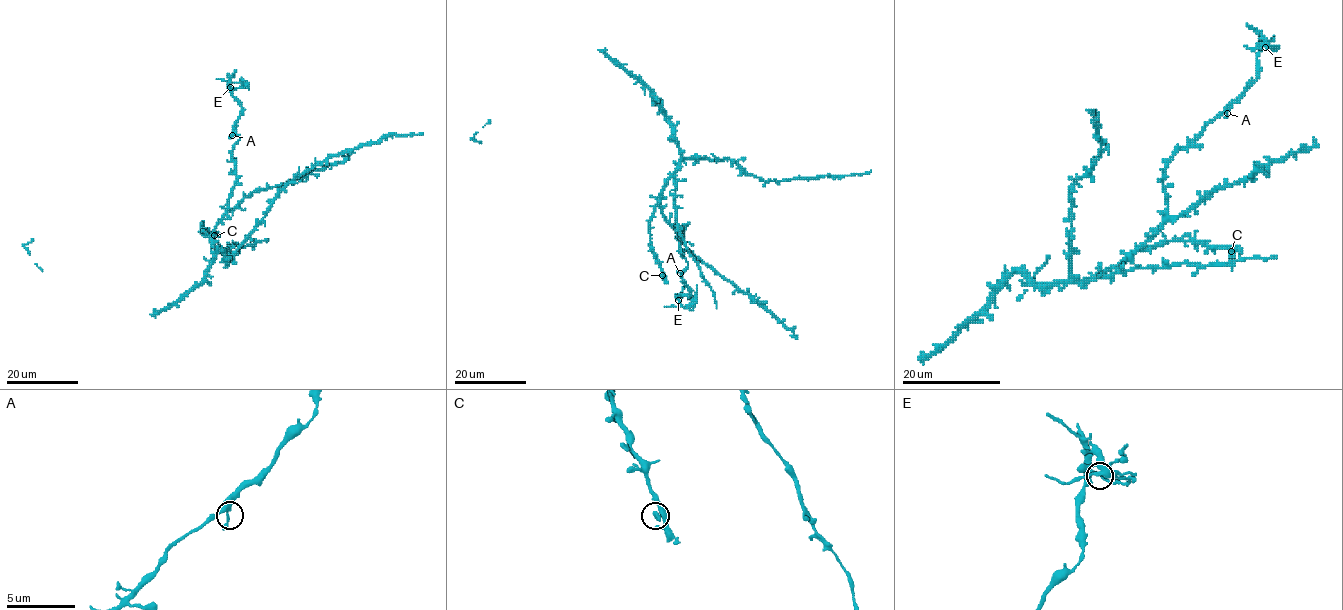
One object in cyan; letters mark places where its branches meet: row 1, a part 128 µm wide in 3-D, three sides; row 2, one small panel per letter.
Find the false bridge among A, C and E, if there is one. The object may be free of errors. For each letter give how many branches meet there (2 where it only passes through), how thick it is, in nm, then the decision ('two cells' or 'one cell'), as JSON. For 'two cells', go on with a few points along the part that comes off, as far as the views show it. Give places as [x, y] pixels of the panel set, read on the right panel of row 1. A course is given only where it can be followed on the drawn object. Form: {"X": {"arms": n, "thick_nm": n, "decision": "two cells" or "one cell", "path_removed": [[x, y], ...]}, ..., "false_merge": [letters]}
{"A": {"arms": 2, "thick_nm": 200, "decision": "one cell"}, "C": {"arms": 2, "thick_nm": 200, "decision": "one cell"}, "E": {"arms": 2, "thick_nm": 190, "decision": "two cells", "path_removed": [[1264, 46], [1276, 49], [1268, 43], [1274, 41], [1274, 35]]}, "false_merge": ["E"]}

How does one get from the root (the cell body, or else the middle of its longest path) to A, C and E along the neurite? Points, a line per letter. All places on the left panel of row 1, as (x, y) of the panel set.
A: (232, 258), (226, 257), (212, 242), (212, 231), (225, 216), (236, 178), (231, 151), (240, 138), (232, 135)
C: (232, 258), (226, 257), (201, 227), (215, 233), (214, 235)
E: (232, 258), (212, 242), (236, 178), (231, 151), (240, 139), (235, 123), (242, 108), (230, 86)

